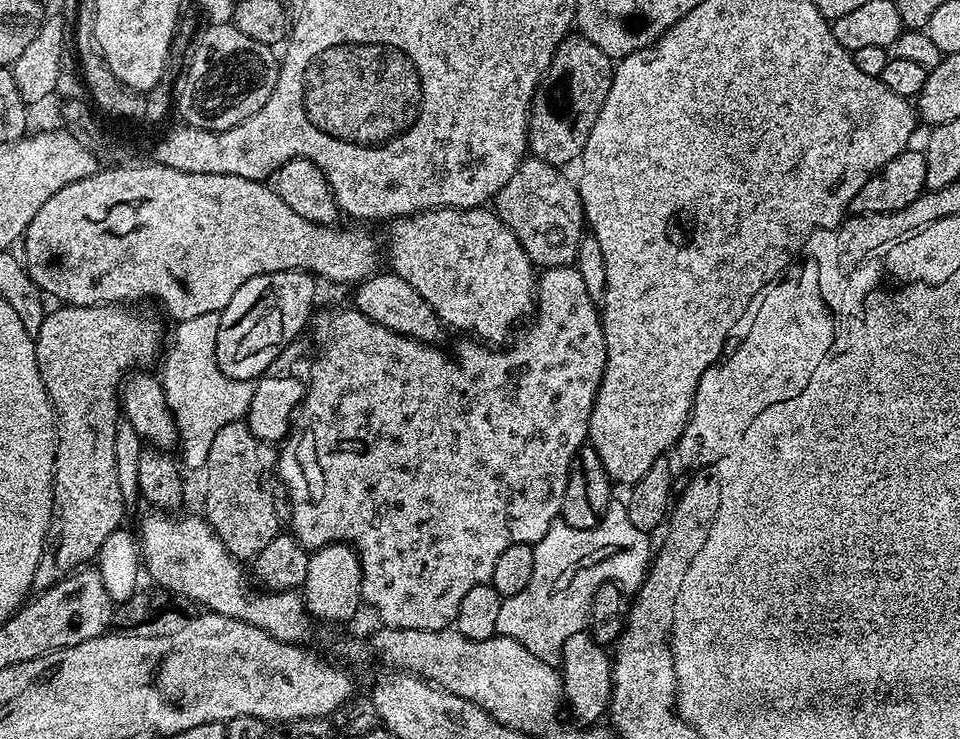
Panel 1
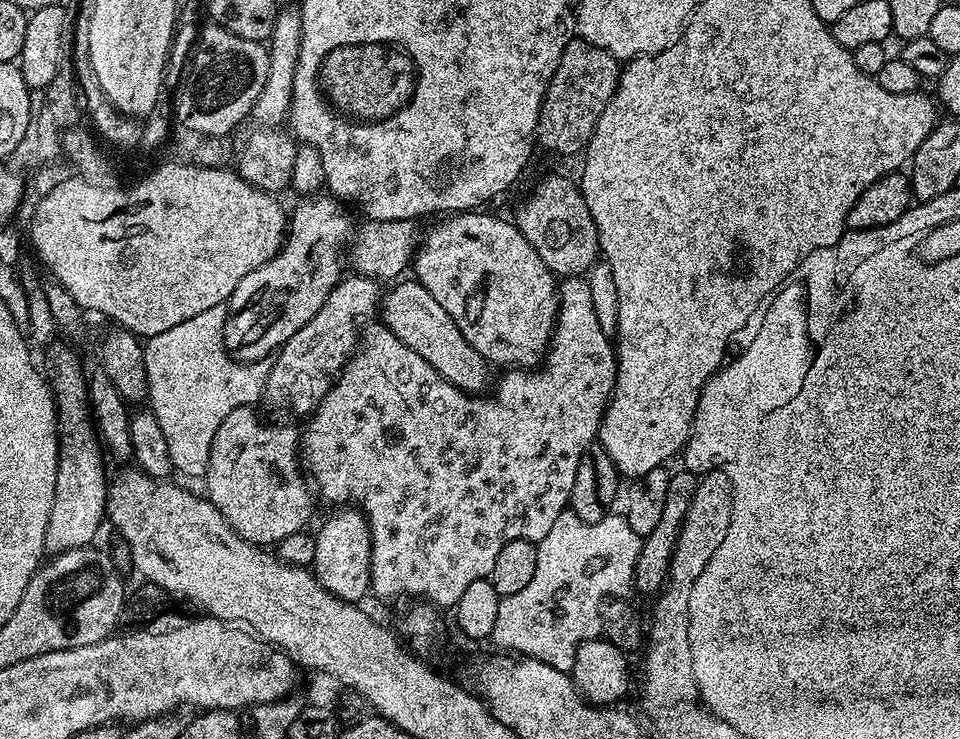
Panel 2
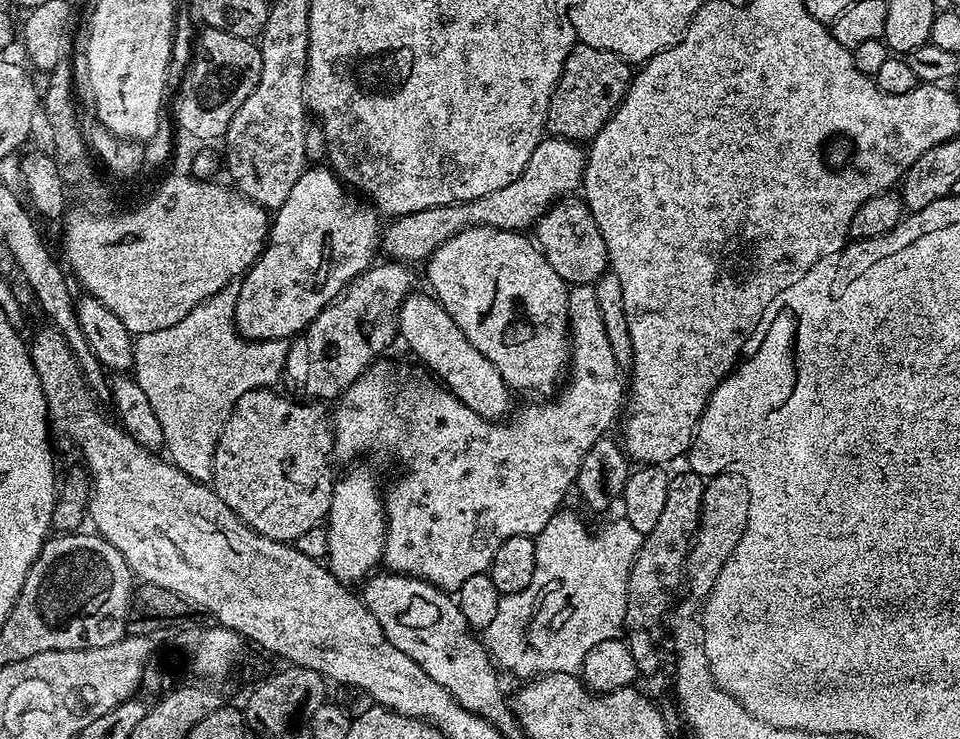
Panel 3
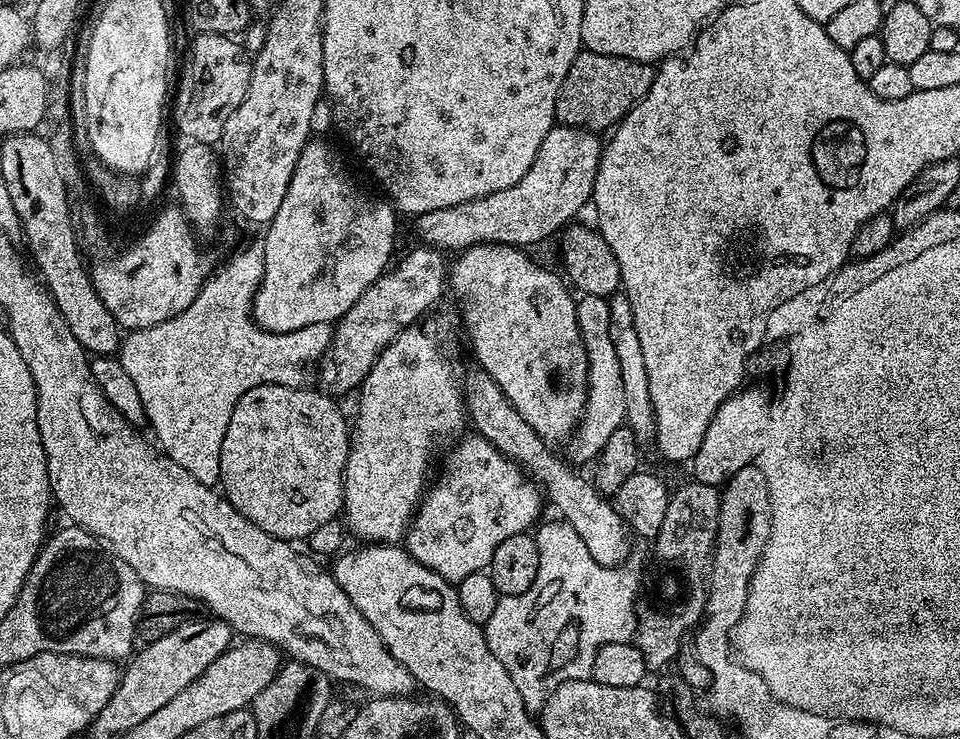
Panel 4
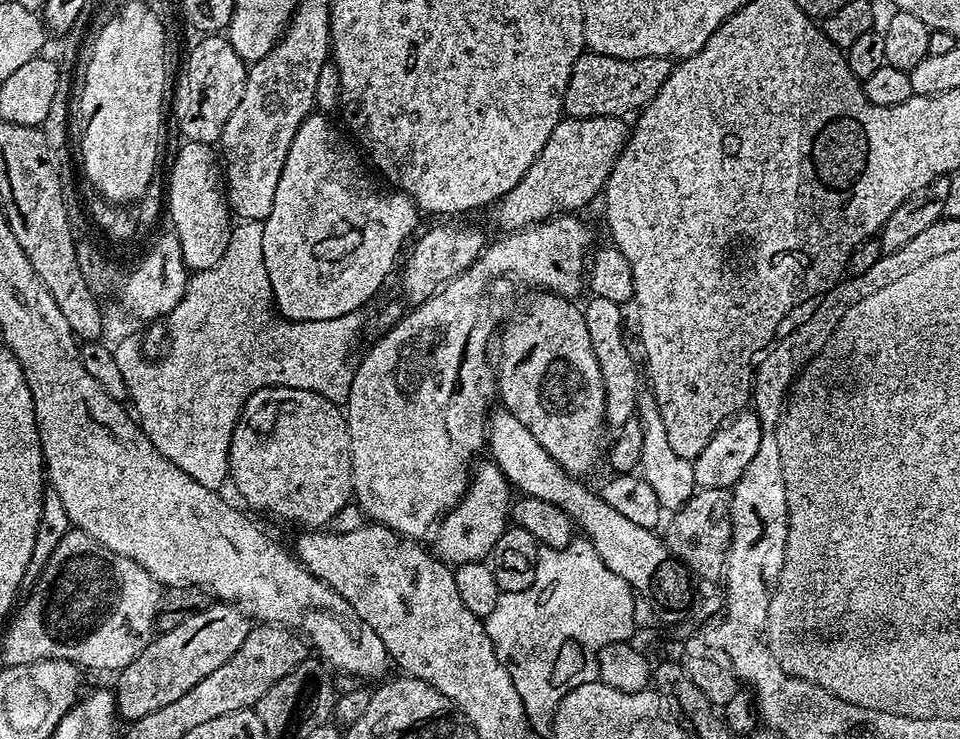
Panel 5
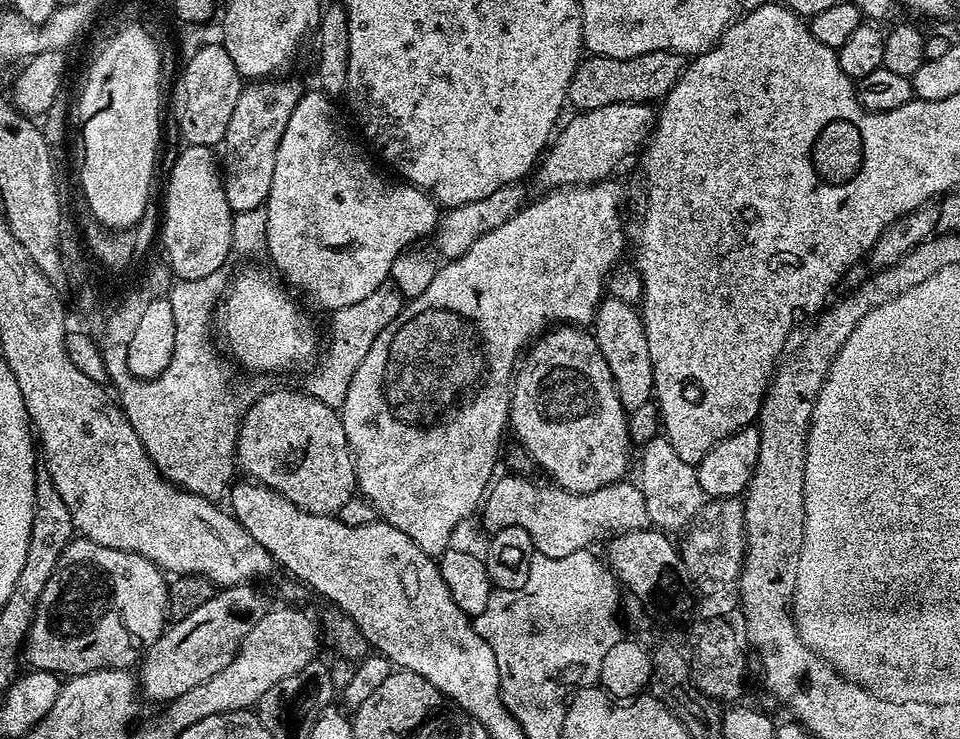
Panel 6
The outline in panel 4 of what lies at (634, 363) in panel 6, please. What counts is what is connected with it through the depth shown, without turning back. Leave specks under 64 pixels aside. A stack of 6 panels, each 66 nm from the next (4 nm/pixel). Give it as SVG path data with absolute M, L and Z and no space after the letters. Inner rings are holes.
M581 295L576 306L576 317L588 359L588 404L584 408L584 417L580 420L578 435L571 441L572 452L577 460L575 463L580 465L588 459L589 463L600 453L602 446L606 446L606 438L610 438L614 430L625 427L626 397L622 390L622 369L618 366L618 353L614 351L614 342L610 342L610 306L607 299Z

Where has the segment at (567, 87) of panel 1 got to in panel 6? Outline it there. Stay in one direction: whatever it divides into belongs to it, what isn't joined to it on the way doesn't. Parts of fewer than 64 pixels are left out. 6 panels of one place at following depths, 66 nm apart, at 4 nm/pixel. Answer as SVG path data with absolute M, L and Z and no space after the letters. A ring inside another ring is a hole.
M651 52L635 56L629 60L619 60L618 58L606 58L605 56L589 55L581 59L574 70L574 78L570 78L568 87L567 103L573 104L573 109L589 112L598 110L598 106L614 106L615 104L646 104L649 102L663 101L669 90L678 82L678 78L684 72L686 60L679 52Z

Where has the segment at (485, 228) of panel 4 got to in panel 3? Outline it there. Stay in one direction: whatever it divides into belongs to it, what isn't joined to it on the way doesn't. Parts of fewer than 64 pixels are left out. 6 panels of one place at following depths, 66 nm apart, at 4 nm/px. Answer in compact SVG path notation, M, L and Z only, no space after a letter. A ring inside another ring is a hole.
M549 135L541 140L538 146L534 146L534 154L530 154L530 162L510 186L502 186L502 190L494 190L494 194L486 194L482 198L467 200L461 204L447 204L446 206L434 206L430 210L418 210L414 214L397 216L391 221L392 224L383 229L382 232L382 252L389 261L403 262L409 266L416 266L416 263L427 261L428 257L442 246L454 234L458 234L467 228L477 228L478 226L490 226L498 230L510 230L511 232L527 233L542 217L548 213L548 209L556 203L573 195L572 192L581 187L584 183L584 165L586 163L586 152L575 140L563 140L560 136Z

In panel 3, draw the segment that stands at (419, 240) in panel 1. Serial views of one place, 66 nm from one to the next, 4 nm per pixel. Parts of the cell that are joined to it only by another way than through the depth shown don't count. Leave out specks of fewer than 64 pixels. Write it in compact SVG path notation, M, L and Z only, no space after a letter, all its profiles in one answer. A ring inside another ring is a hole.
M490 226L467 228L454 234L454 238L442 242L442 246L438 246L438 250L434 250L434 254L428 257L426 267L428 267L429 284L427 287L430 289L431 295L436 297L436 301L446 310L446 314L450 314L450 318L454 318L454 322L458 322L458 330L462 330L462 334L466 334L466 338L470 338L470 342L474 342L474 346L478 346L478 350L482 350L482 354L486 354L486 358L490 358L490 362L494 362L494 366L500 371L502 378L513 393L533 392L536 395L533 397L536 398L552 398L557 395L558 385L565 379L570 368L570 333L568 330L568 293L570 288L562 278L558 278L558 270L554 270L554 266L550 266L550 262L546 262L543 252L525 233L498 230Z

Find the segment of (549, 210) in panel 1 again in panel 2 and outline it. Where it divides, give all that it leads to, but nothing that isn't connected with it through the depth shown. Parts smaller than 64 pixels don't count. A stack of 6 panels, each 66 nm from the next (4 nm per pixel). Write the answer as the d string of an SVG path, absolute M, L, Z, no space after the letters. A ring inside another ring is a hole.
M548 176L524 201L514 215L520 233L538 250L538 258L546 262L557 277L584 276L601 255L600 239L594 218L582 198L579 187L564 176Z

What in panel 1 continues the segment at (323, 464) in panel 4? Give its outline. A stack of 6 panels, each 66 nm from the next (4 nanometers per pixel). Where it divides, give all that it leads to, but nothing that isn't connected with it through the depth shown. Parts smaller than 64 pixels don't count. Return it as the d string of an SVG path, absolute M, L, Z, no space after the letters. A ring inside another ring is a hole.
M235 420L230 422L230 426L222 426L210 445L202 515L218 534L228 553L241 562L266 550L272 539L281 535L280 512L276 509L276 496L272 493L272 480L274 484L277 468L277 449L265 440L259 440L244 420Z

